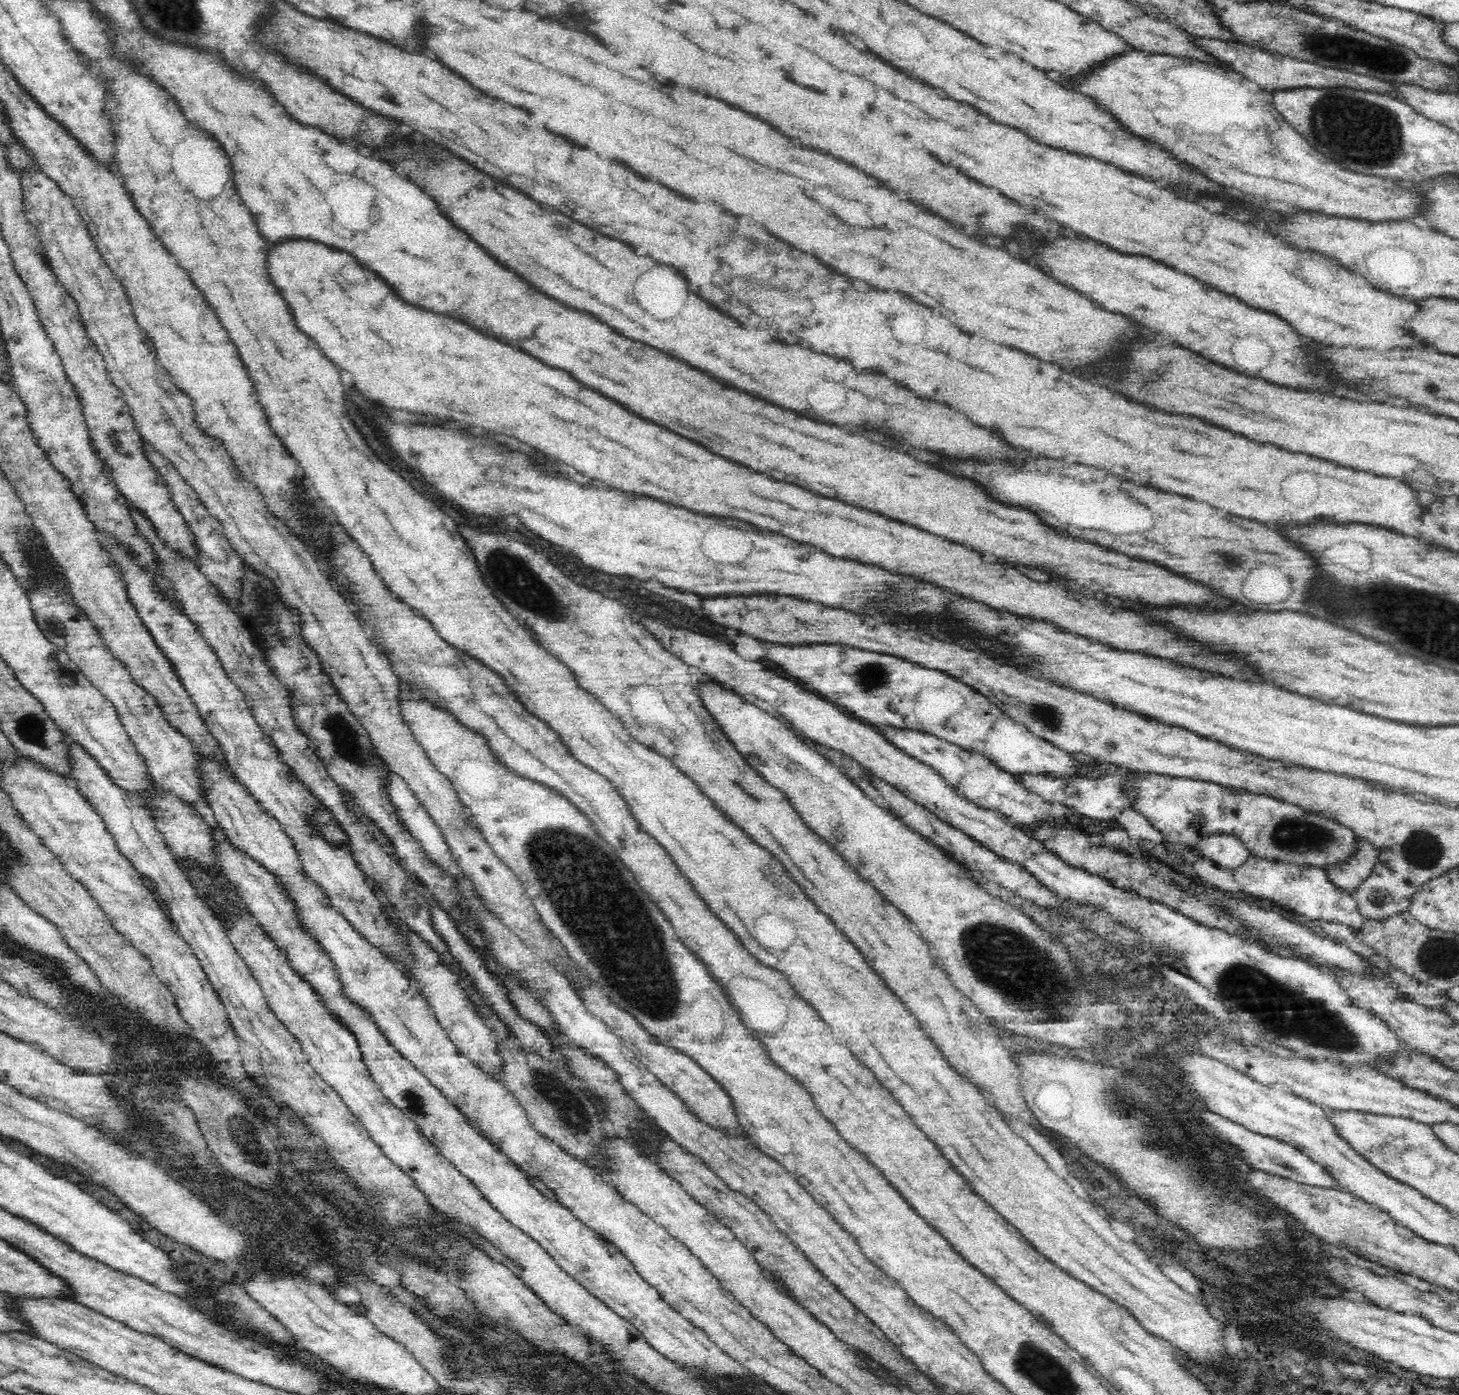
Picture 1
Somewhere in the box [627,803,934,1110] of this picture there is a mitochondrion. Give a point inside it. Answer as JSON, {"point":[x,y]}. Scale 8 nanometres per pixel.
{"point":[769,872]}

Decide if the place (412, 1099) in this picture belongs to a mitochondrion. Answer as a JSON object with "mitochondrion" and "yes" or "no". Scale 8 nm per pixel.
{"mitochondrion":"yes"}

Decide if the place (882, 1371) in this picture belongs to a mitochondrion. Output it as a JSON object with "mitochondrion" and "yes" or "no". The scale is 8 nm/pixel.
{"mitochondrion":"no"}

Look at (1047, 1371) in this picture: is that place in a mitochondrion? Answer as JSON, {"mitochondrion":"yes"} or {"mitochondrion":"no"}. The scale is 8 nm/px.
{"mitochondrion":"yes"}

